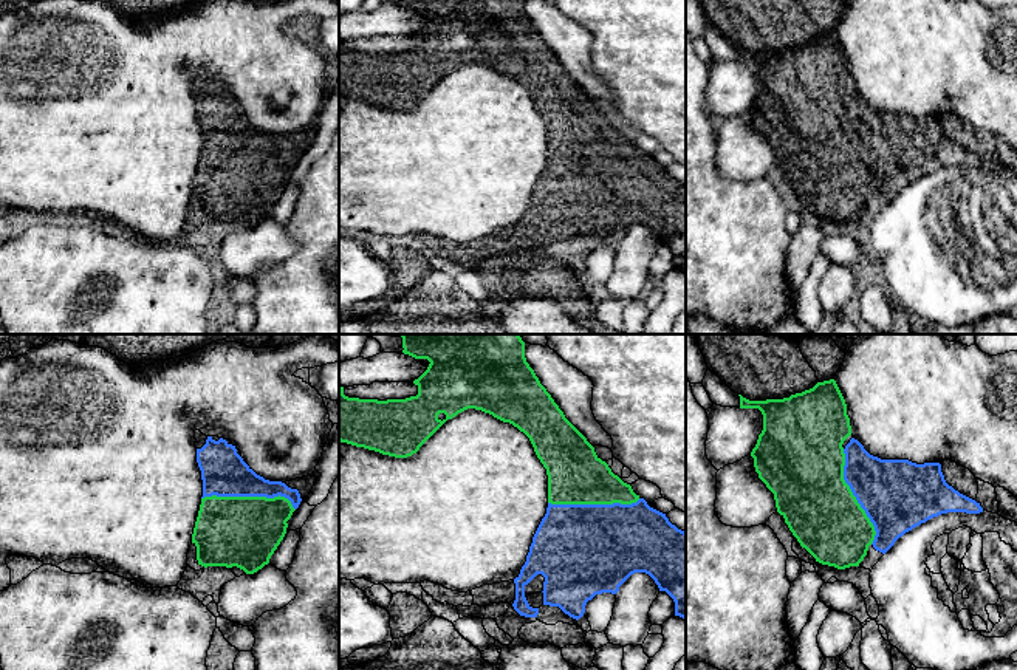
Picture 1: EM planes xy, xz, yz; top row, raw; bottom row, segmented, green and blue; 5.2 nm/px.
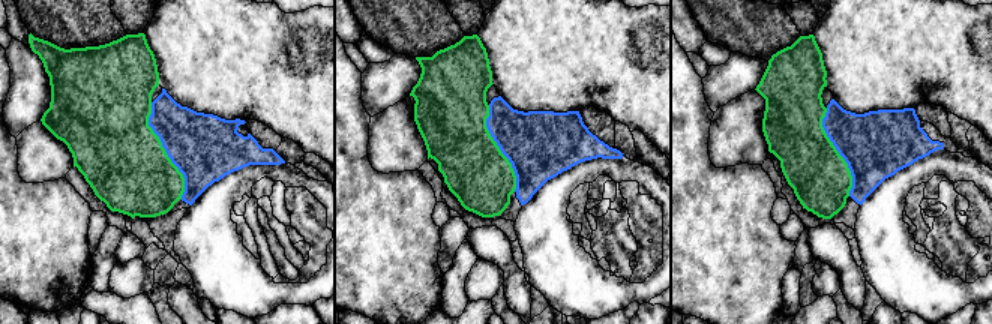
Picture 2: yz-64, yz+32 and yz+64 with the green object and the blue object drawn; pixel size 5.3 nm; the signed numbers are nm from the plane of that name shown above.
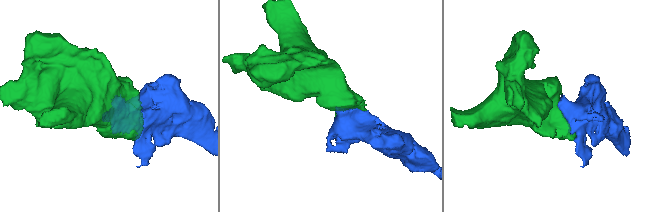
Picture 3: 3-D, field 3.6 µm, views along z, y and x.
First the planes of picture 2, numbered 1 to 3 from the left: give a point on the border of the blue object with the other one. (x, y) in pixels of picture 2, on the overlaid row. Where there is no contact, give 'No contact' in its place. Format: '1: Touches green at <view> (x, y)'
1: Touches green at yz-64 (164, 150)
2: Touches green at yz+32 (499, 149)
3: Touches green at yz+64 (838, 152)

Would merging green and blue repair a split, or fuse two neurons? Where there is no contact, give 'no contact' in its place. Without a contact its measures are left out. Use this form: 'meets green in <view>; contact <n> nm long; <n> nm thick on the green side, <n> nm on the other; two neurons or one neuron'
meets green in xy; contact 500 nm long; 360 nm thick on the green side, 240 nm on the other; one neuron

